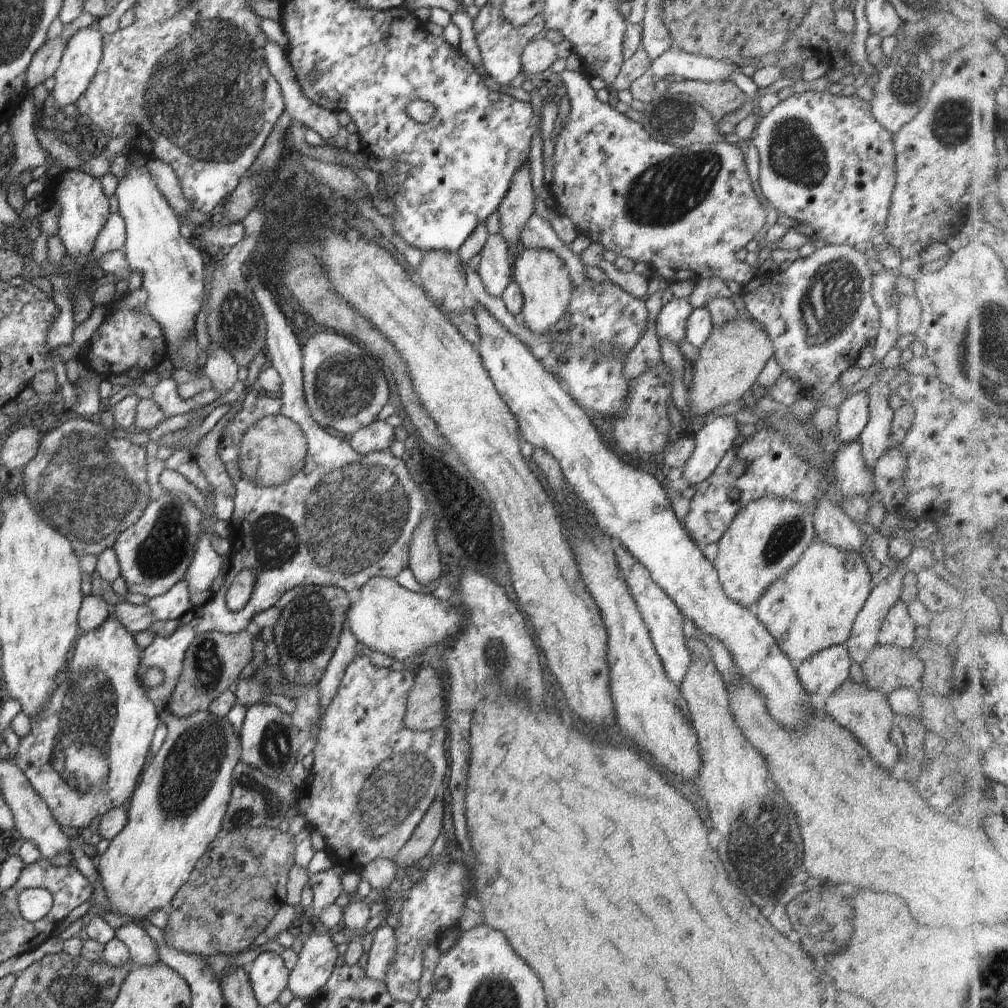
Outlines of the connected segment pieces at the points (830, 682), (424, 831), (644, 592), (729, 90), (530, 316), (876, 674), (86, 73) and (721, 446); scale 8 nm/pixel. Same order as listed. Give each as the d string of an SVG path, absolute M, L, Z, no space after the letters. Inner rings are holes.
M845 643L821 650L796 665L801 685L811 694L830 694L849 678L852 658Z
M442 798L436 799L418 823L411 837L404 843L394 862L397 868L410 867L415 862L429 858L431 846L442 832Z
M636 561L631 570L626 572L625 575L625 583L637 604L648 632L650 632L650 638L662 661L665 673L678 686L684 680L684 675L687 673L691 661L691 654L685 643L686 637L682 633L684 616L666 592L652 580L648 569L645 569L644 565Z
M677 80L667 85L668 93L686 95L705 108L715 120L740 108L746 95L736 83L726 81L704 82Z
M524 247L516 258L511 258L514 280L518 283L523 296L522 316L524 326L536 334L549 332L563 318L572 291L573 282L566 263L554 251Z
M876 644L861 664L864 684L888 696L897 688L918 688L924 663L911 650Z
M94 21L87 27L78 29L77 32L67 39L63 55L61 56L58 68L54 73L55 86L52 94L55 98L55 105L62 110L67 104L72 104L83 96L84 92L96 74L101 56L103 36L98 29L98 22Z
M723 415L692 430L695 449L683 466L683 478L689 486L704 482L719 465L740 435L734 417Z

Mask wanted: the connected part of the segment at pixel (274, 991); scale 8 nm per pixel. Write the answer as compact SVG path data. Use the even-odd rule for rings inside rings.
M264 951L260 953L247 967L247 975L249 981L260 1006L266 1006L267 1004L276 1004L276 999L280 996L280 993L287 987L290 971L284 966L284 961L281 955L278 955L274 951Z

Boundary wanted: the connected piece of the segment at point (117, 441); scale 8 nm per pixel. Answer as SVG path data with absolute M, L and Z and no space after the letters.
M84 418L70 419L46 433L40 439L36 456L23 468L23 470L17 472L14 480L13 488L19 489L20 492L25 494L30 504L32 504L32 508L36 511L36 514L39 514L40 518L43 518L43 521L48 523L48 526L51 526L54 530L57 530L70 540L79 560L86 554L92 554L92 556L97 557L103 550L112 547L118 535L123 530L126 530L129 526L138 522L138 519L143 515L144 509L151 500L149 497L150 487L147 479L145 449L133 444L124 433L118 432L113 437L108 432L108 428L104 427L102 424L94 424L94 422Z

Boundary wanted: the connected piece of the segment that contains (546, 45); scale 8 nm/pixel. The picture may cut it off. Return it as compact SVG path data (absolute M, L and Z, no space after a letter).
M543 35L532 39L525 47L521 56L521 67L527 73L534 74L551 68L559 58L557 45Z

